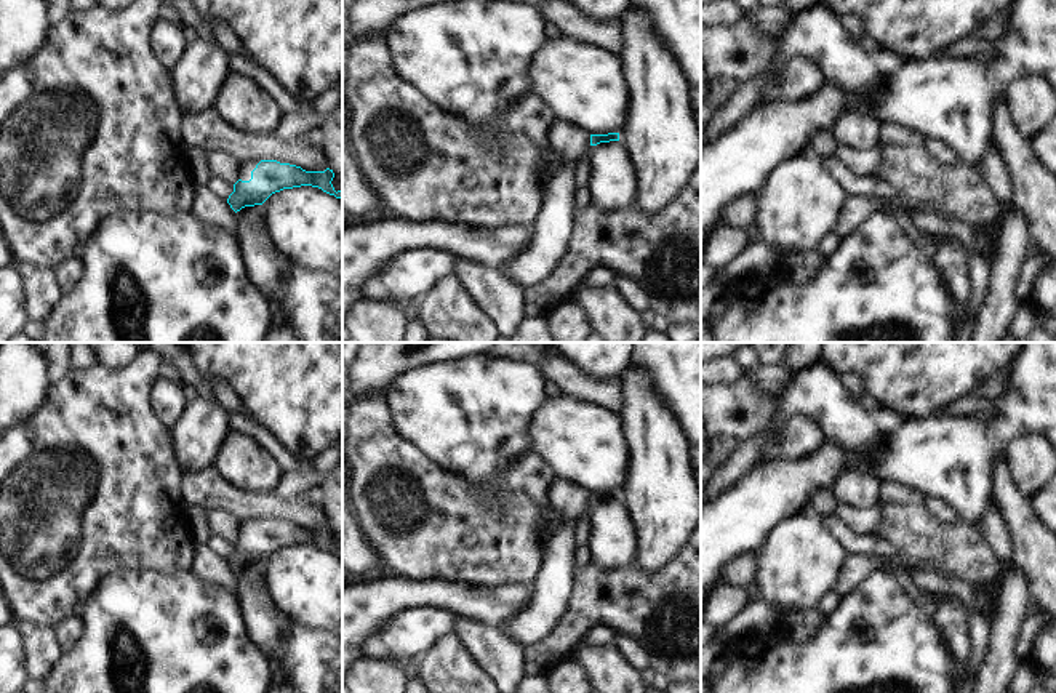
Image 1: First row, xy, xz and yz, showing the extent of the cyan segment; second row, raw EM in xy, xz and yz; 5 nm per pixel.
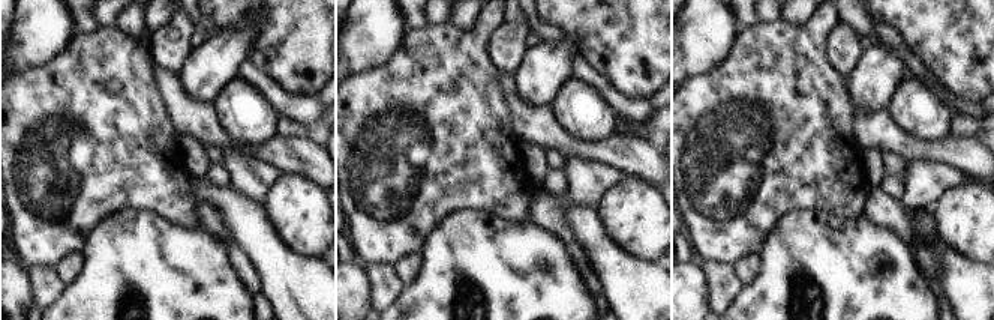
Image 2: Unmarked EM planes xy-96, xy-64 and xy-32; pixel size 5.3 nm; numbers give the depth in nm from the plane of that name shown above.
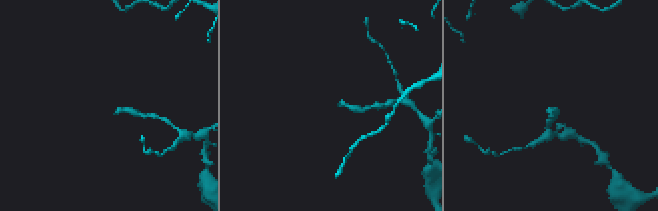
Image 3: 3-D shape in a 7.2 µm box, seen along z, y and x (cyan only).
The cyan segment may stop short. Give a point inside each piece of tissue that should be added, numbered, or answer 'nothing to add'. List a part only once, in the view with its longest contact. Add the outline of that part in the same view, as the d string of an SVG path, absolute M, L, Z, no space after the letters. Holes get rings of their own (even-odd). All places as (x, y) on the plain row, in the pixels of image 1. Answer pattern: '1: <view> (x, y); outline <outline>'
1: xy (245, 527); outline M248 519L248 520L238 522L238 538L250 539L251 530L256 527L258 522L259 519Z

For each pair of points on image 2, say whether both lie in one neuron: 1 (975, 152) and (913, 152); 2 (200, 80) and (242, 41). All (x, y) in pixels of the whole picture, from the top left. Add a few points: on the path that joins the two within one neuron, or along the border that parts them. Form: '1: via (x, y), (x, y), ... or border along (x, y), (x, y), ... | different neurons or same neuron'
1: via (960, 152), (928, 152) | same neuron
2: via (210, 69), (231, 48) | same neuron

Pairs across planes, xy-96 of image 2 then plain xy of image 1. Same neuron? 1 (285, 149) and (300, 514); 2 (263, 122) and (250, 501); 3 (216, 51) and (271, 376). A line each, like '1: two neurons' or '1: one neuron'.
1: one neuron
2: two neurons
3: two neurons

